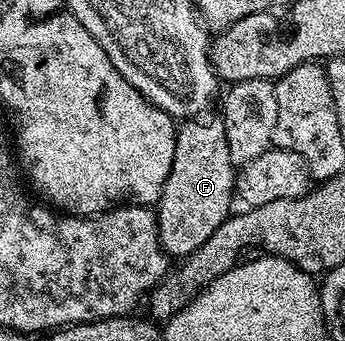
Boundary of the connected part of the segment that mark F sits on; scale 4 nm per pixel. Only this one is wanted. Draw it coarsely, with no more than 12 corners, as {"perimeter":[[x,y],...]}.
{"perimeter":[[219,116],[176,130],[156,209],[186,259],[233,212],[237,166]]}

